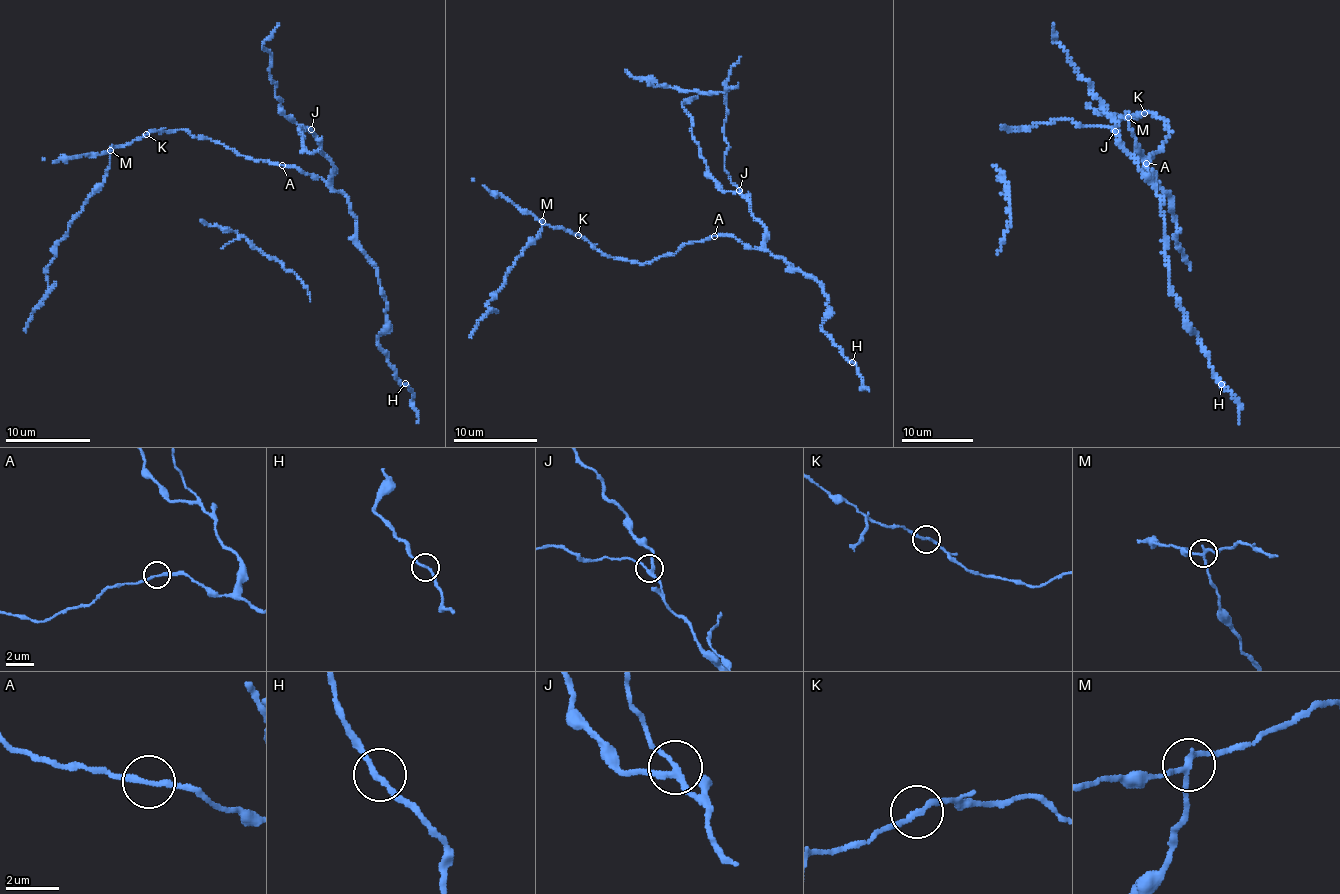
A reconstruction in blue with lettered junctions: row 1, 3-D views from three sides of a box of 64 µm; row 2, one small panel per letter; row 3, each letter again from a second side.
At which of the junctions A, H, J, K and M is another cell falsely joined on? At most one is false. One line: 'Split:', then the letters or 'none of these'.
Split: M

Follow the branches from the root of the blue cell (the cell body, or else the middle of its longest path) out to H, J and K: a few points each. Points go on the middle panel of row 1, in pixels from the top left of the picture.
H: (714, 236), (735, 237), (814, 277), (827, 295), (823, 330), (852, 362)
J: (714, 236), (735, 237), (753, 249), (761, 245), (764, 227), (753, 216), (751, 204), (739, 190)
K: (714, 236), (689, 241), (674, 253), (650, 261), (631, 263), (603, 255), (578, 235)

